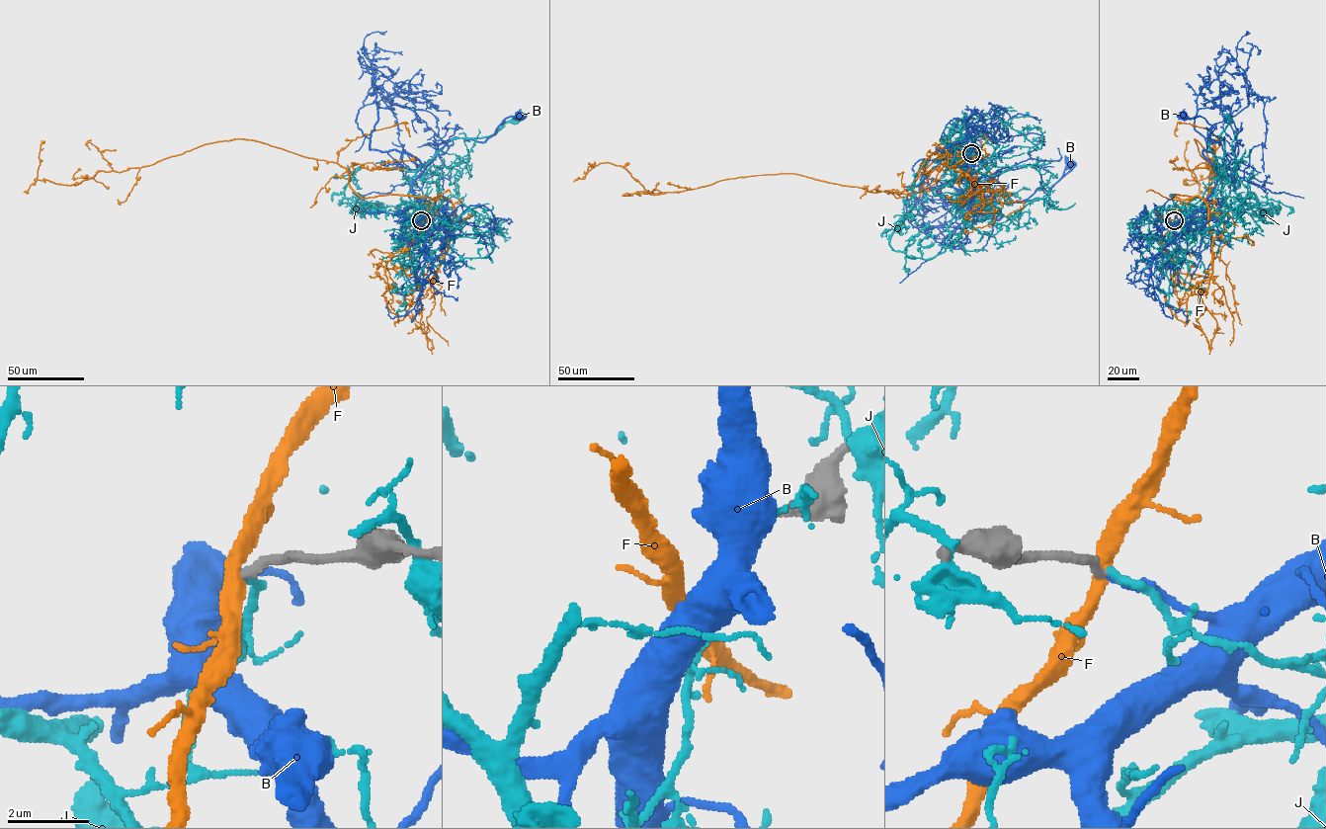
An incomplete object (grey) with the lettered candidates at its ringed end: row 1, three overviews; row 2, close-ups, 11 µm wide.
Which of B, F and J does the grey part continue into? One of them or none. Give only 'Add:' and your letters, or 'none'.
Add: B

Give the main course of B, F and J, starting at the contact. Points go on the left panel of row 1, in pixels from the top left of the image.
B: (421, 220), (421, 204), (413, 194), (412, 183), (437, 152), (455, 137), (484, 141), (506, 118), (519, 115)
F: (421, 220), (438, 198), (362, 198), (337, 163), (253, 139), (208, 143), (76, 185), (37, 179), (44, 141)
J: (421, 220), (417, 224), (419, 211), (404, 201), (364, 213), (340, 203), (362, 196), (379, 218)

